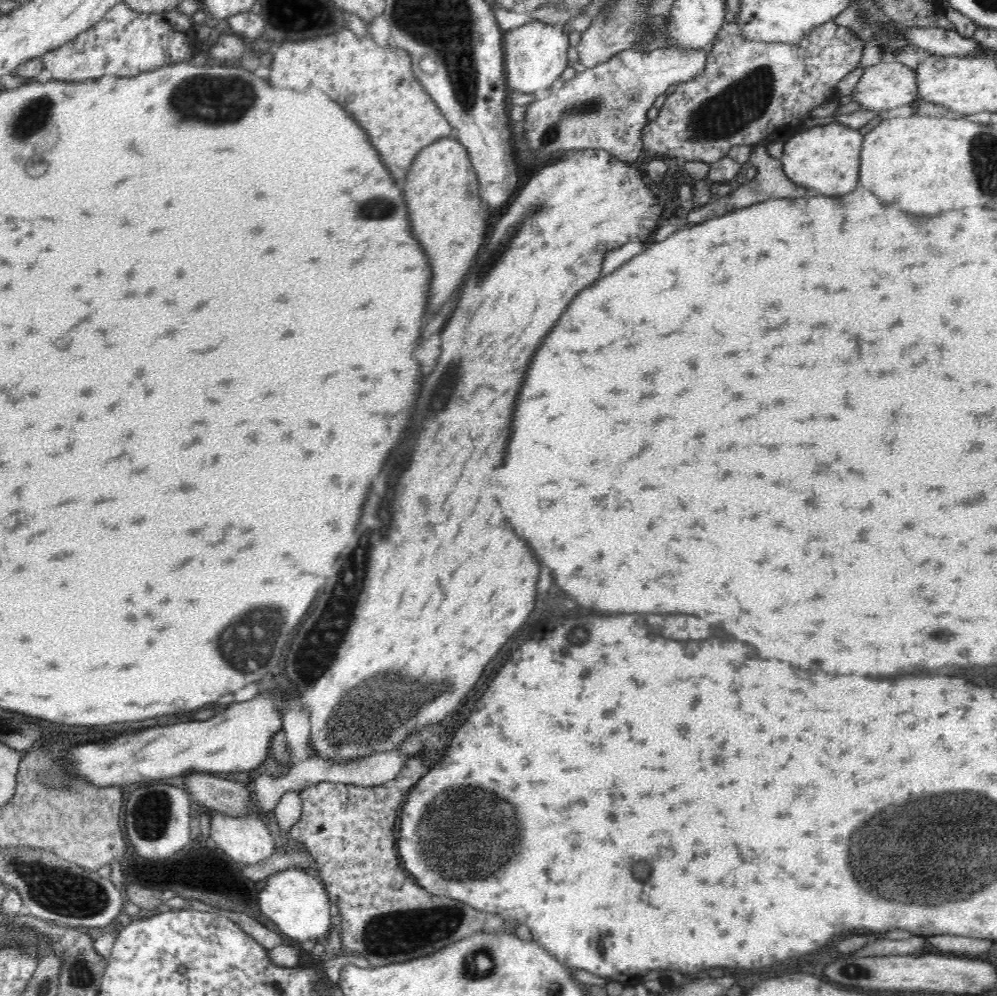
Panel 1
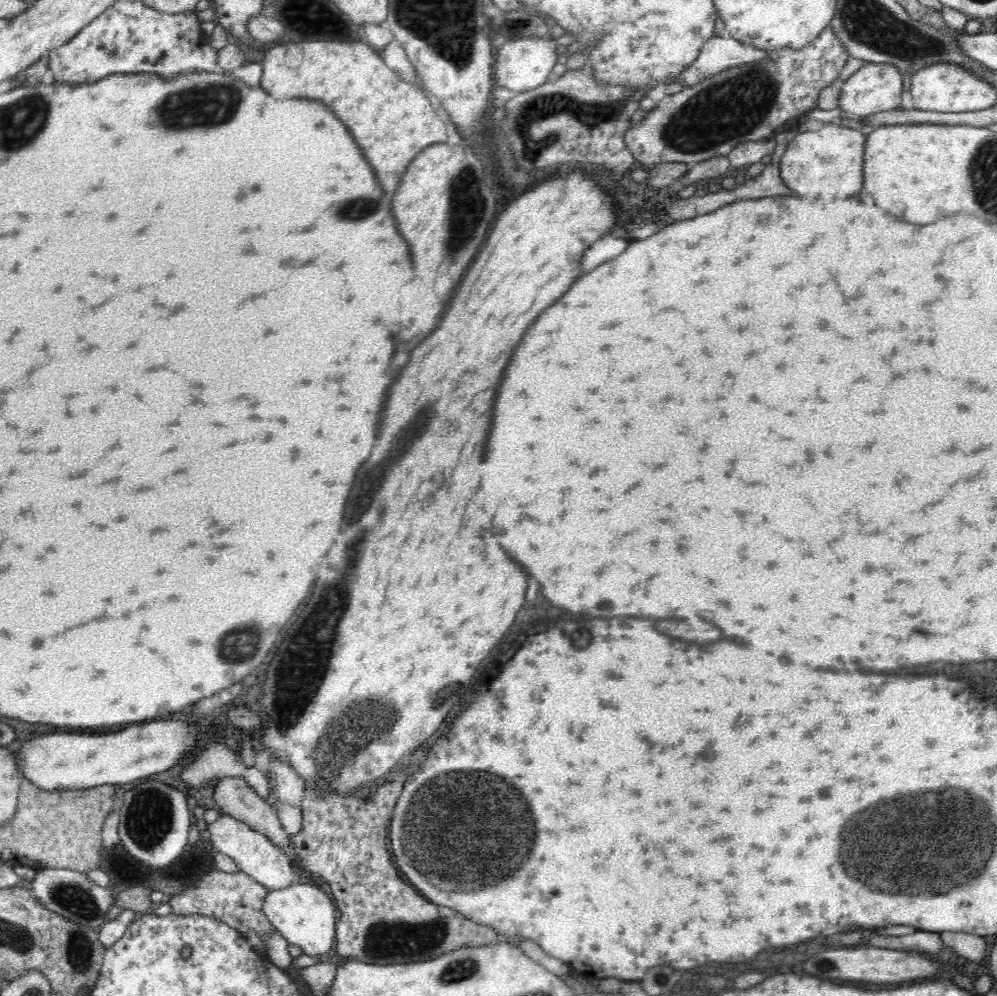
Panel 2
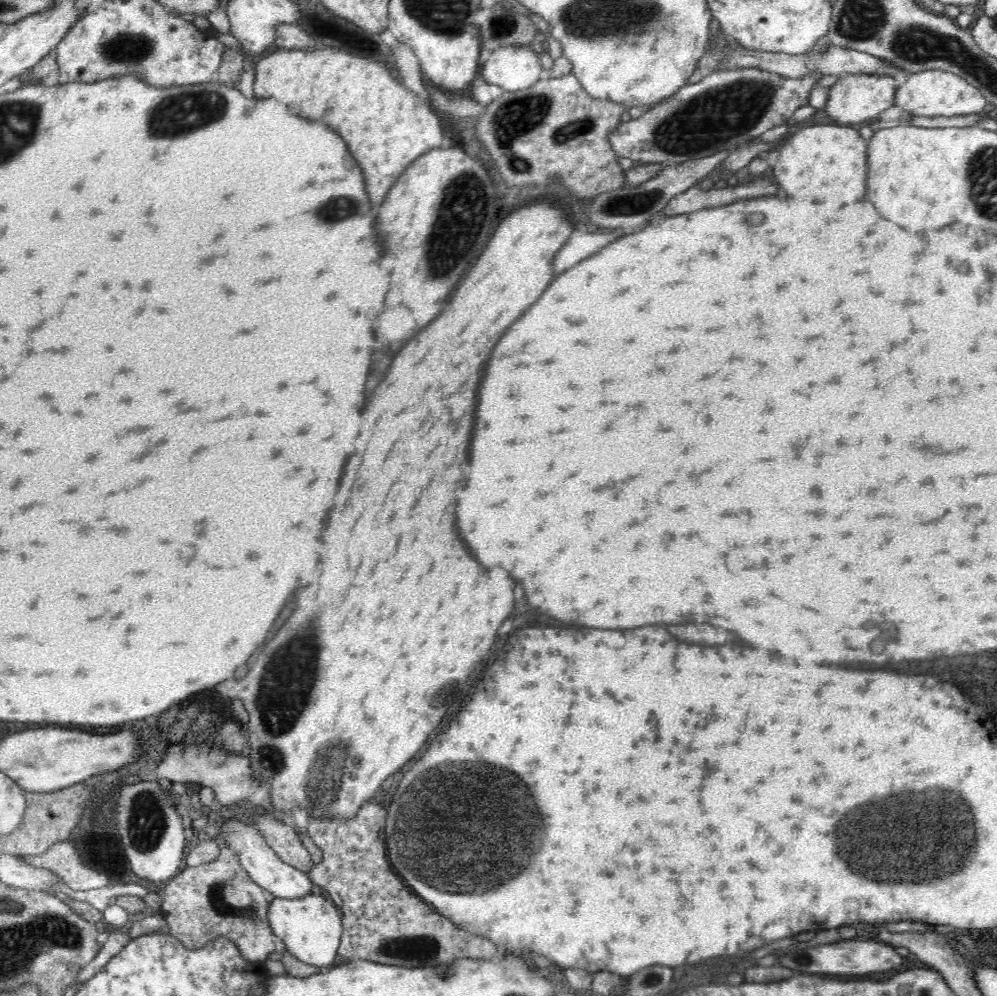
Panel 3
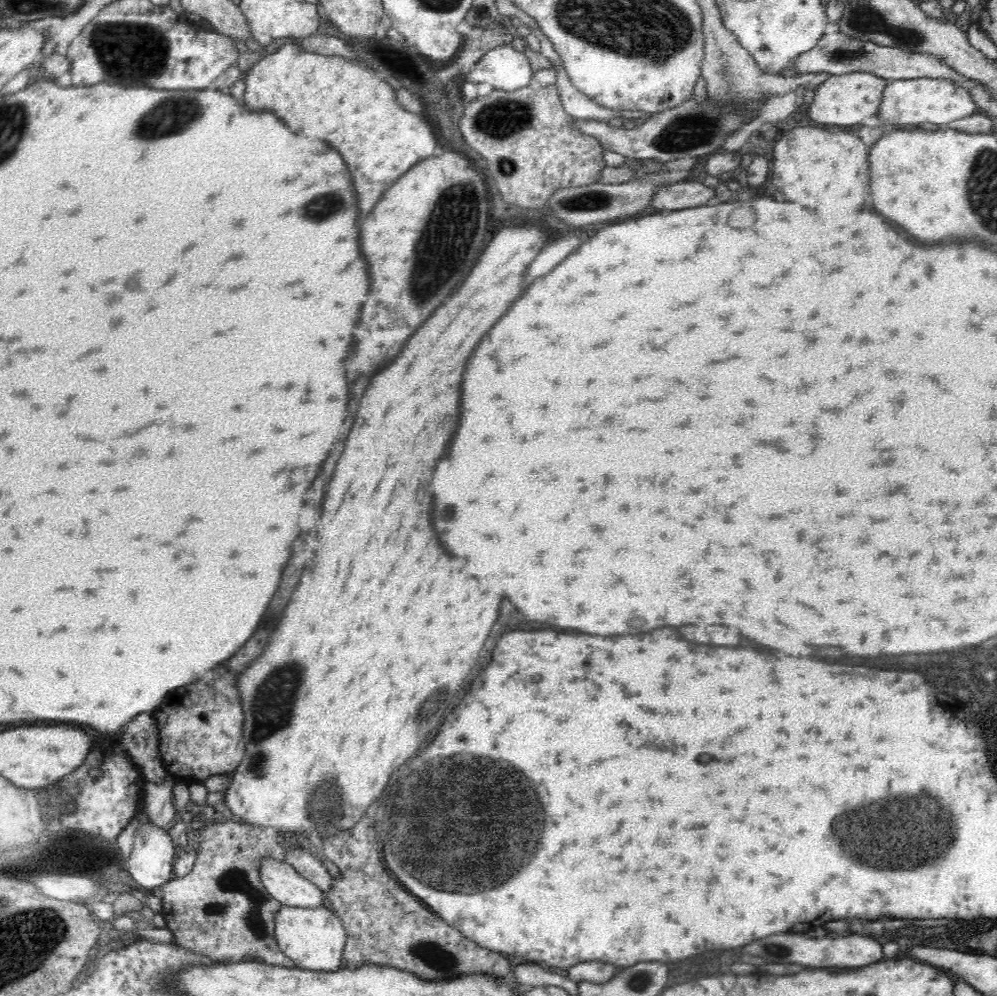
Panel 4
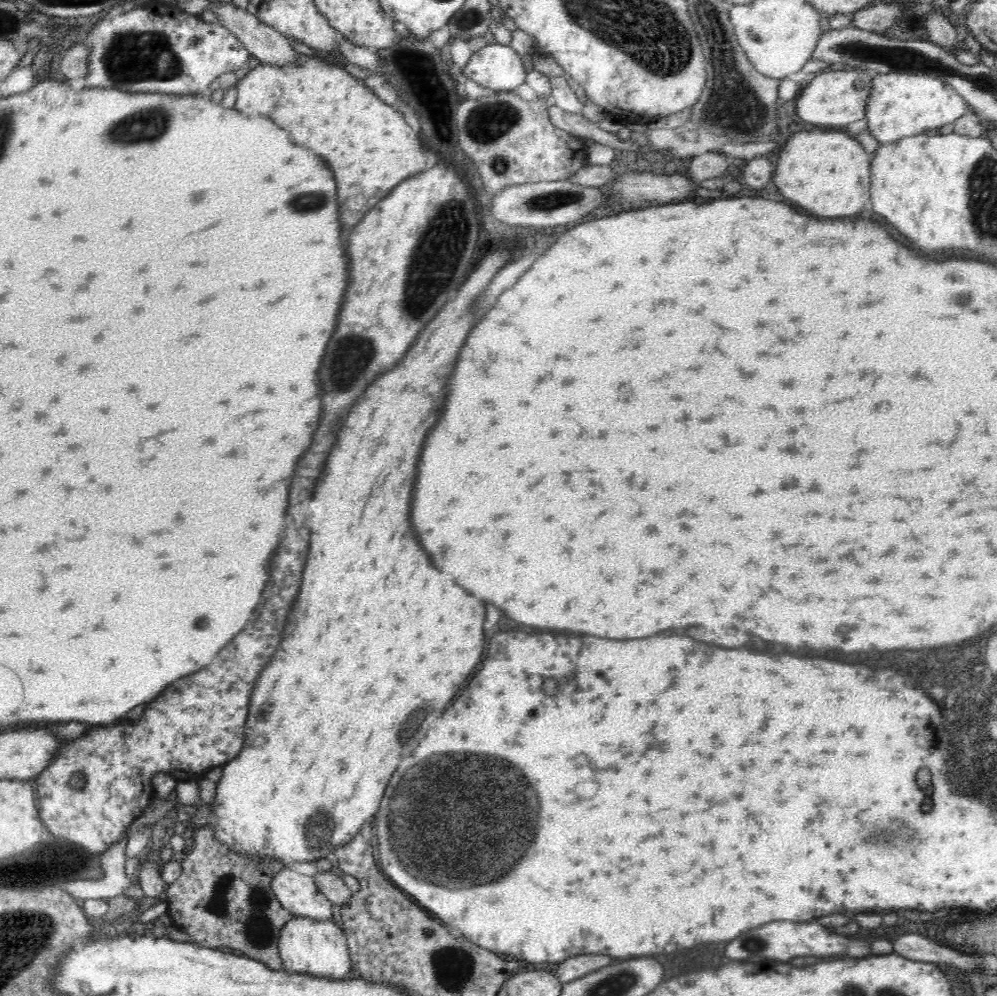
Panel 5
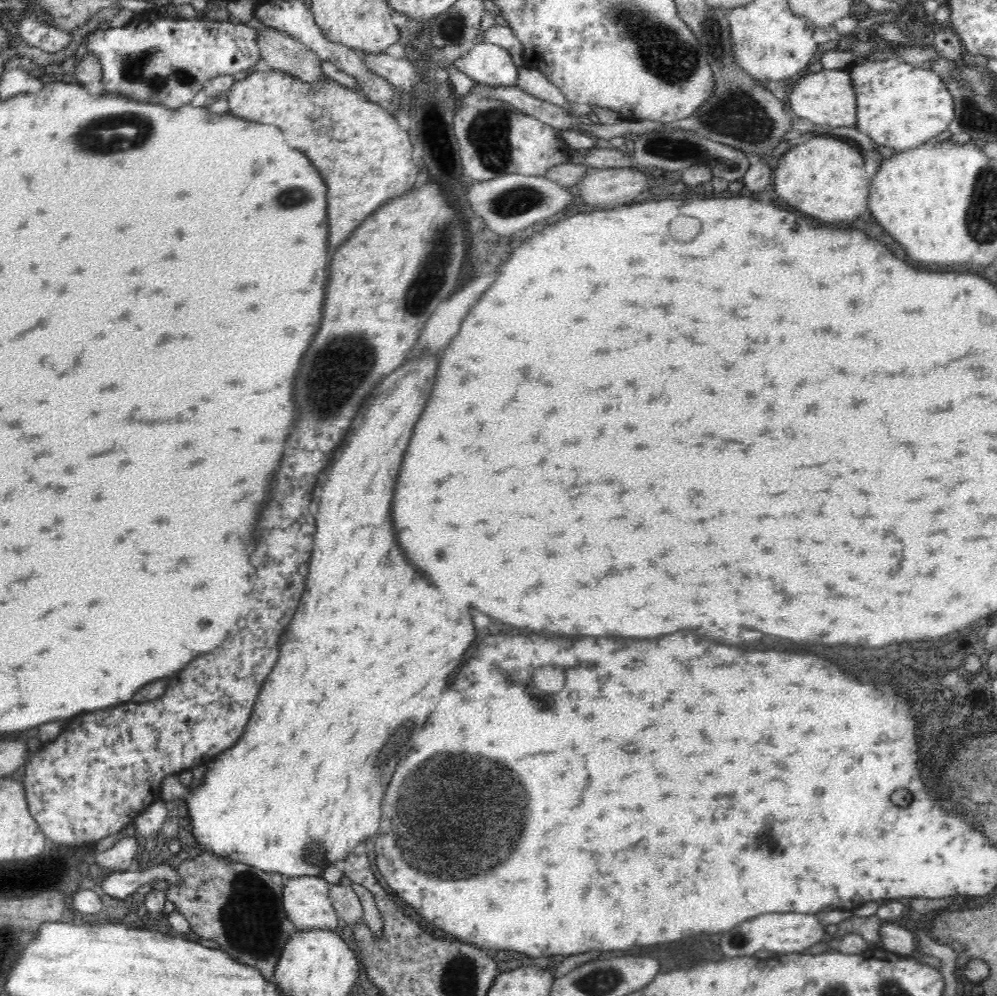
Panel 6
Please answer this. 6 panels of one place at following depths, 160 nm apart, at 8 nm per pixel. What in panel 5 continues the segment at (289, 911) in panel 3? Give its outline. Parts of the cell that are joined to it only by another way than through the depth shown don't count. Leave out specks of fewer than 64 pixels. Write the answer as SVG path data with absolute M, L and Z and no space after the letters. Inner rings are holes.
M291 916L280 930L278 938L281 970L290 973L323 976L330 980L344 980L350 974L351 962L347 938L340 924L332 920L317 920L303 916Z

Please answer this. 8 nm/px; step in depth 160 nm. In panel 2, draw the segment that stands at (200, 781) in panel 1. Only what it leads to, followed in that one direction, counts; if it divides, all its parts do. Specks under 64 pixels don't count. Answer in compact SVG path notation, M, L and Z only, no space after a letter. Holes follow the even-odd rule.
M226 776L226 778L222 778L214 787L213 799L226 815L230 815L240 822L245 822L252 830L266 835L270 839L270 842L273 842L282 852L292 858L292 861L297 861L291 842L292 835L288 834L286 829L282 827L282 823L280 823L280 819L276 815L274 805L270 806L270 804L266 803L264 798L253 788L250 788L243 778L239 776Z

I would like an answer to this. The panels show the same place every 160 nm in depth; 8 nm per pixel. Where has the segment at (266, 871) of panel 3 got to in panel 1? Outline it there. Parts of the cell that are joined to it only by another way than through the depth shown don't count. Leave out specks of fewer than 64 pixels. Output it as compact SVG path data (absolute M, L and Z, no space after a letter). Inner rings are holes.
M248 806L248 814L244 818L236 818L211 810L209 813L211 816L209 836L220 847L220 850L240 864L252 866L260 864L260 862L270 859L276 853L276 848L281 845L274 840L274 836L268 831L264 822L259 819L258 809L254 806Z

